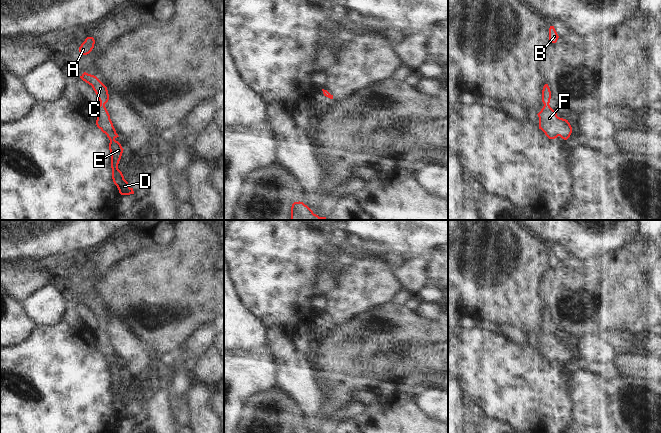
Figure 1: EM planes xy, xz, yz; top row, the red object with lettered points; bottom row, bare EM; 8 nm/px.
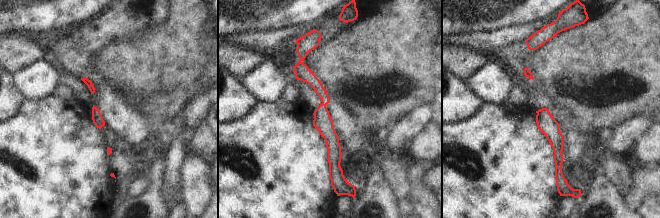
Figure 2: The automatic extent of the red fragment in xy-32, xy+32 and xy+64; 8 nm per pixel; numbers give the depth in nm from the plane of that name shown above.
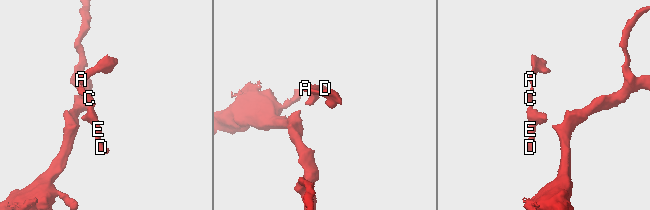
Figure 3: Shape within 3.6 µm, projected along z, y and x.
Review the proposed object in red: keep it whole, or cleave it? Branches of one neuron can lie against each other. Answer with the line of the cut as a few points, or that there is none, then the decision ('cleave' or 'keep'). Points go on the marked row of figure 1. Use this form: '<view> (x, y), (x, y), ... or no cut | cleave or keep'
no cut | keep

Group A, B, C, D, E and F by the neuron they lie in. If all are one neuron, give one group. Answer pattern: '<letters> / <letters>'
A B C D E F

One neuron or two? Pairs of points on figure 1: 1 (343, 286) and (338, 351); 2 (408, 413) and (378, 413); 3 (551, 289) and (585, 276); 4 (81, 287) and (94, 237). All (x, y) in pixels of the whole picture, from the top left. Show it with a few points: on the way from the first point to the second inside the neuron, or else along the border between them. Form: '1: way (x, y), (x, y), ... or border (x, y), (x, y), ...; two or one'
1: border (361, 312), (346, 321), (334, 323); two
2: way (401, 413), (385, 413); one
3: way (559, 283), (561, 281), (577, 281); one
4: border (111, 237), (84, 253); two

